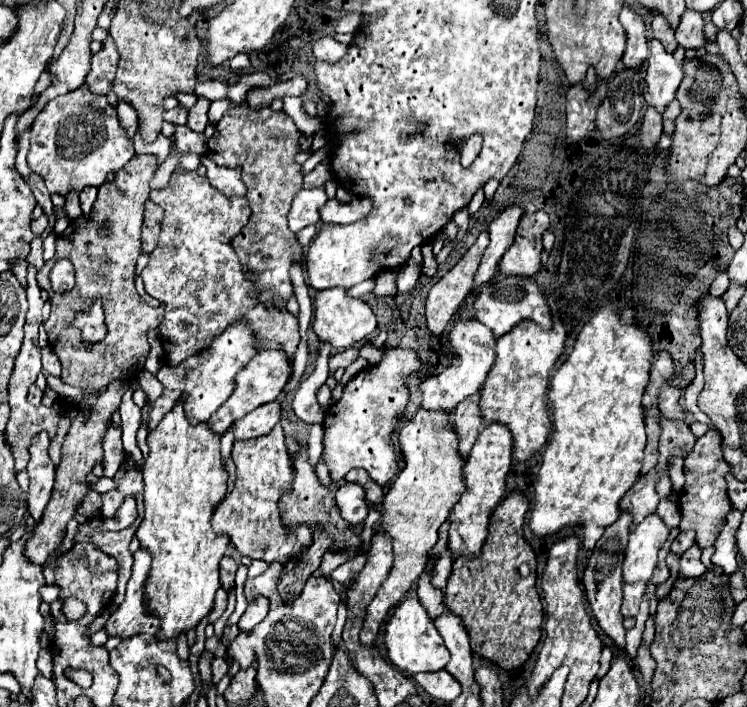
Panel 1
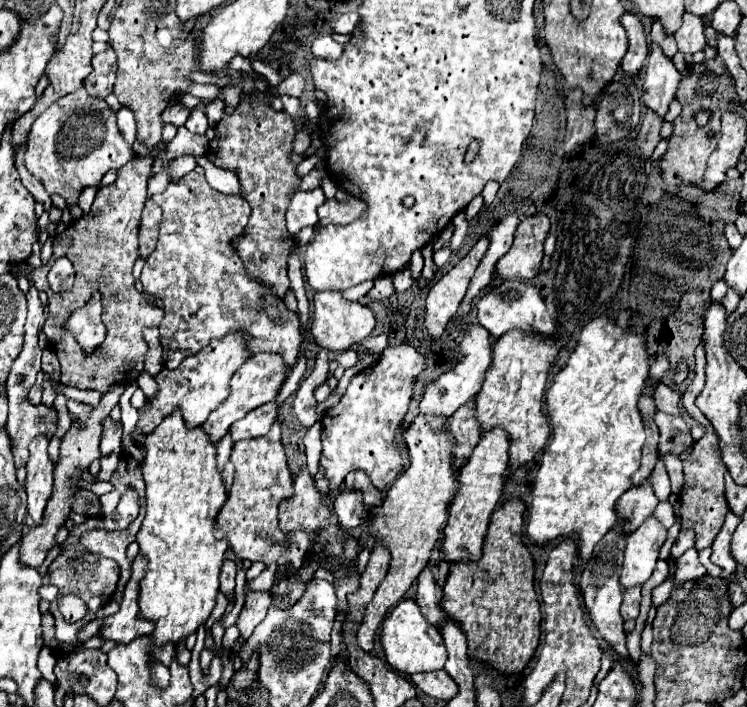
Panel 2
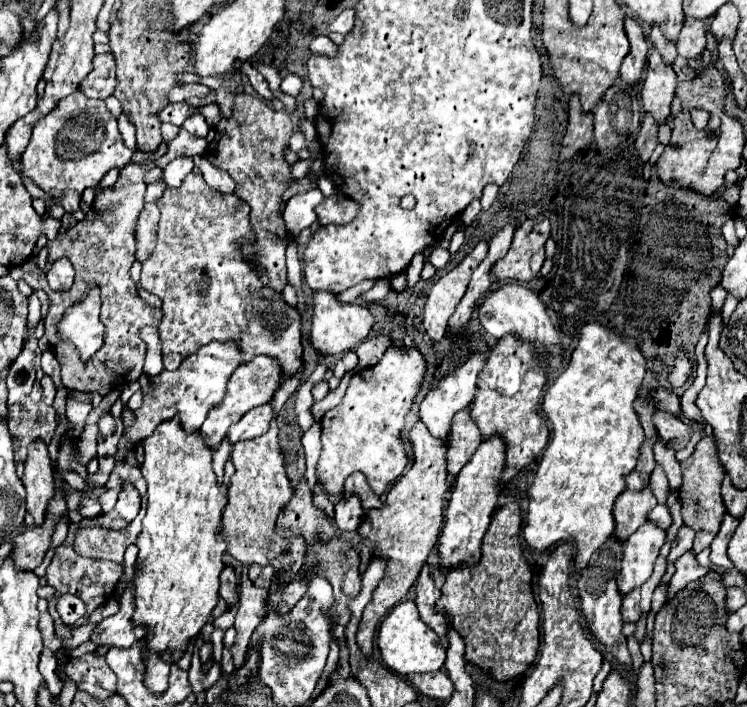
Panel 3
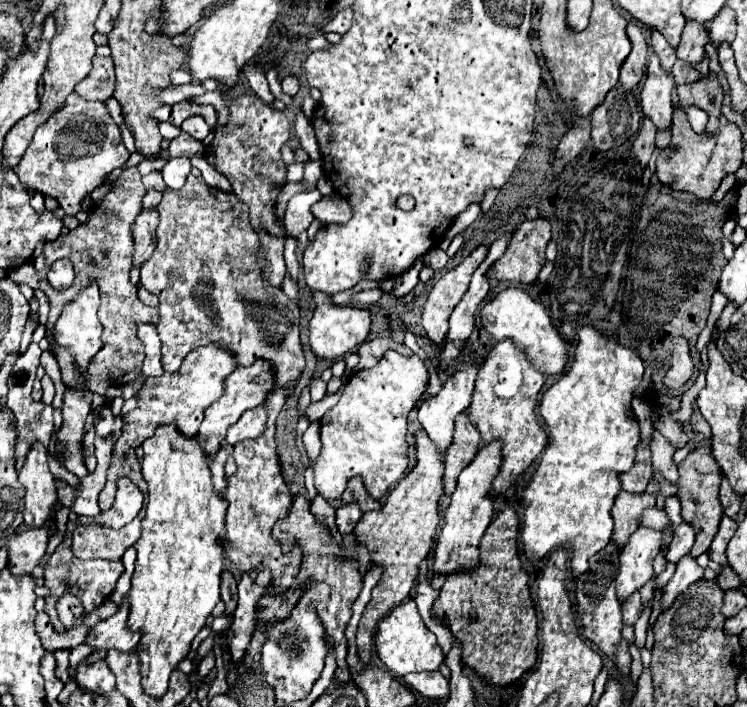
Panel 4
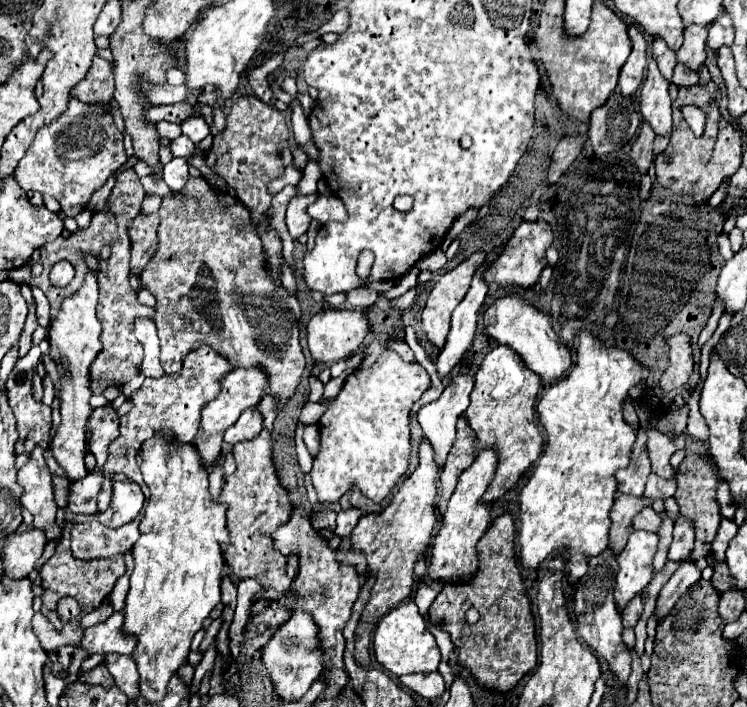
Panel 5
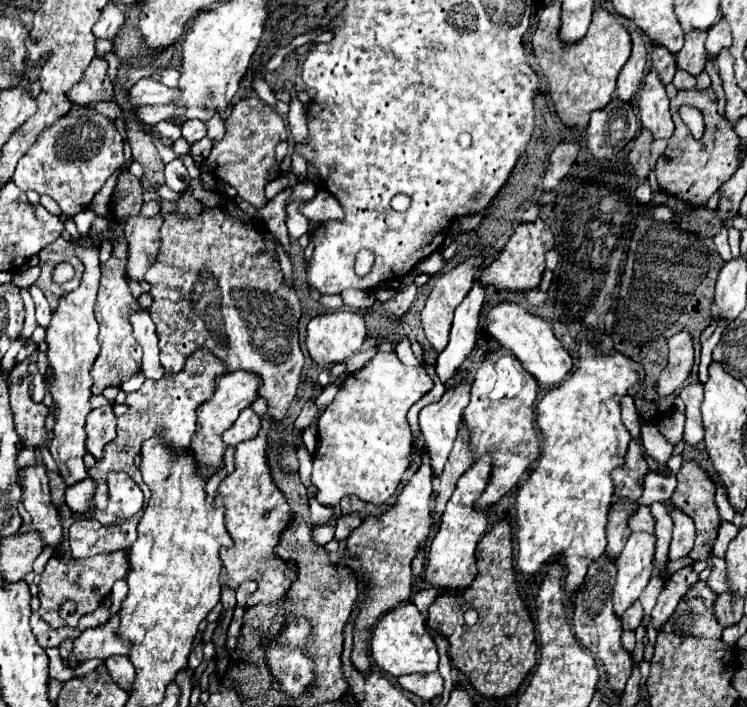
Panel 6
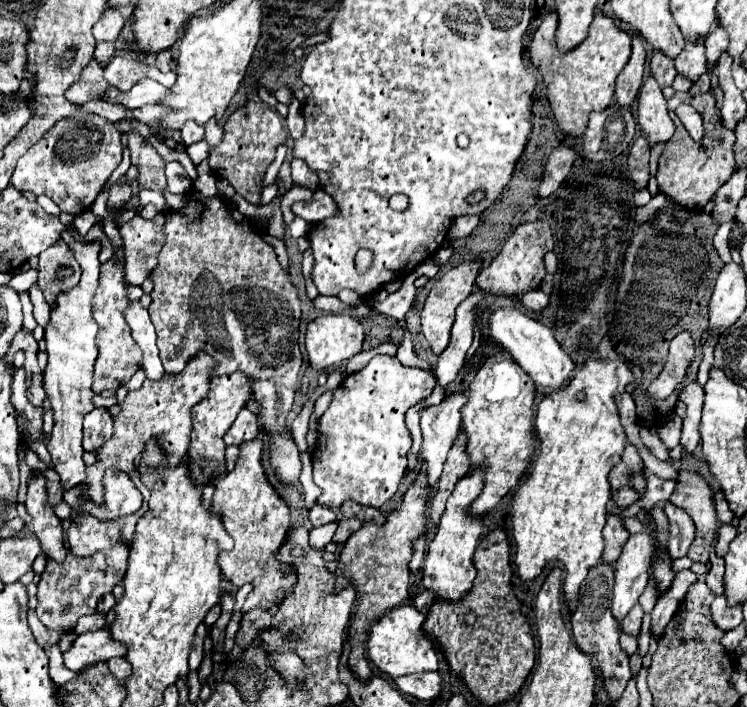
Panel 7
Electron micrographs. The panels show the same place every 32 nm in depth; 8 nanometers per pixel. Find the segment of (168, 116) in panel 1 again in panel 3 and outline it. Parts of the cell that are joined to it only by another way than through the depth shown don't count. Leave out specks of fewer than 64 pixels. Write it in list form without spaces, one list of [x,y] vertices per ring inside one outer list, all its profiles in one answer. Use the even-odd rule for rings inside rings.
[[[178,102],[178,104],[168,104],[164,110],[158,112],[158,117],[162,122],[170,122],[174,126],[182,126],[184,120],[188,116],[192,116],[194,112],[198,112],[198,108],[192,108],[184,102]]]

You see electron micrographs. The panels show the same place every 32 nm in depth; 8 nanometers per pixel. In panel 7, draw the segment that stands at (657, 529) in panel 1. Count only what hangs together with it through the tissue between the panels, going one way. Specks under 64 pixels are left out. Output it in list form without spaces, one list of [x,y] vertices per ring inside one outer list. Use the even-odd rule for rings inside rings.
[[[632,534],[614,562],[612,614],[616,620],[622,620],[644,592],[648,584],[648,562],[652,562],[652,536]]]

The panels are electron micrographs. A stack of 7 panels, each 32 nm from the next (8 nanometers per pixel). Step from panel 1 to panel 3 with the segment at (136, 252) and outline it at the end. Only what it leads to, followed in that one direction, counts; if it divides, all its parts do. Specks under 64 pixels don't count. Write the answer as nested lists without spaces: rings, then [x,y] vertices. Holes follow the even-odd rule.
[[[130,162],[120,170],[120,176],[114,186],[102,188],[96,196],[90,212],[80,220],[76,226],[68,228],[64,234],[60,232],[56,240],[48,242],[50,258],[48,266],[58,258],[68,258],[76,270],[74,286],[66,292],[54,292],[48,286],[46,274],[32,274],[32,262],[24,262],[22,266],[12,268],[8,274],[14,280],[26,280],[32,288],[44,290],[50,298],[50,310],[44,320],[44,336],[50,342],[52,352],[56,354],[60,366],[62,366],[62,384],[66,388],[84,390],[84,392],[98,392],[108,394],[114,386],[128,386],[136,382],[142,374],[144,356],[146,356],[146,344],[140,338],[142,326],[158,326],[160,324],[160,308],[148,306],[136,290],[136,284],[130,276],[130,268],[136,262],[136,220],[144,208],[144,196],[146,196],[146,168],[144,162]],[[88,288],[100,288],[102,292],[102,312],[100,320],[106,326],[104,332],[104,344],[102,348],[86,362],[76,356],[76,348],[72,344],[64,344],[60,340],[60,334],[56,332],[56,322],[60,322],[60,316],[64,316],[64,310],[72,304],[80,304],[80,300],[88,294]]]

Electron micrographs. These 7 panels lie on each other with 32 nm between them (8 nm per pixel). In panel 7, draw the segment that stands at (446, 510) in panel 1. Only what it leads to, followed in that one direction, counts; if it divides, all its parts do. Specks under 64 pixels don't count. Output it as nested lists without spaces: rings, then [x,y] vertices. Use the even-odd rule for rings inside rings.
[[[422,468],[416,480],[410,484],[410,488],[404,492],[400,506],[386,516],[386,522],[384,524],[364,522],[362,528],[356,530],[346,540],[346,546],[340,554],[340,564],[336,568],[336,576],[338,576],[336,590],[352,584],[358,592],[354,620],[350,622],[352,652],[350,652],[348,664],[356,672],[356,676],[360,676],[360,680],[368,680],[372,674],[366,658],[366,640],[372,624],[376,624],[376,620],[384,612],[400,606],[408,598],[408,584],[410,584],[408,562],[414,552],[414,542],[426,534],[428,496],[430,496],[428,474],[426,474],[426,468]]]

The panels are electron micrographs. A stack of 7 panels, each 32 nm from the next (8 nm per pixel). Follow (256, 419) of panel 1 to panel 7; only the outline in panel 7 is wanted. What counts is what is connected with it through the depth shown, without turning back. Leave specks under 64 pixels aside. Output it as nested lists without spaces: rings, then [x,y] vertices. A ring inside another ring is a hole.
[[[244,408],[238,418],[234,420],[234,424],[230,426],[230,430],[224,434],[224,442],[230,444],[242,444],[248,440],[254,440],[258,436],[258,424],[256,424],[256,414],[252,414],[248,408]]]

